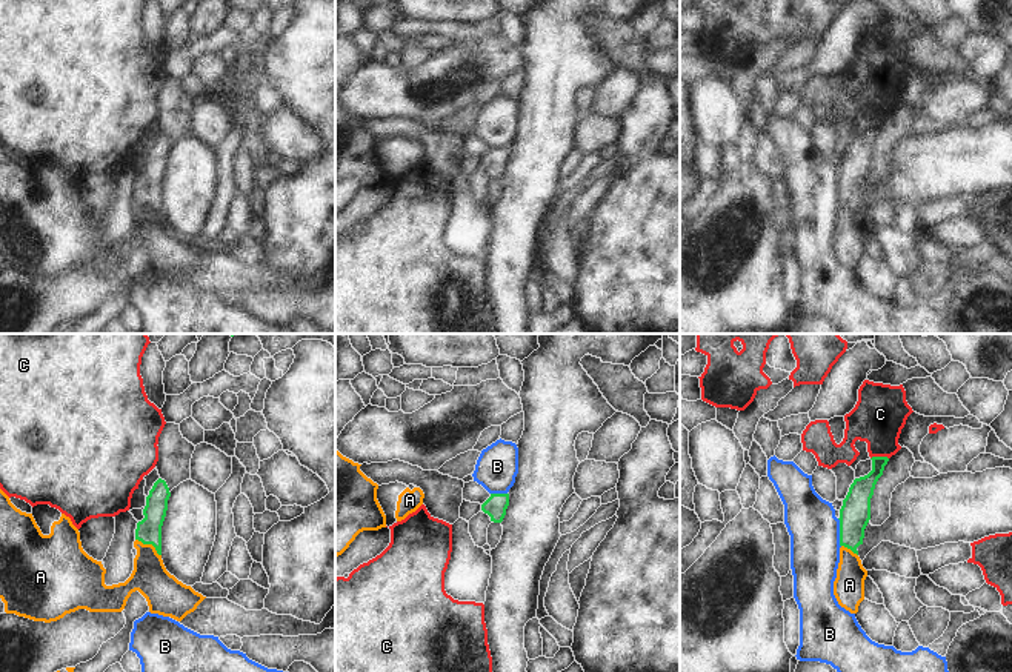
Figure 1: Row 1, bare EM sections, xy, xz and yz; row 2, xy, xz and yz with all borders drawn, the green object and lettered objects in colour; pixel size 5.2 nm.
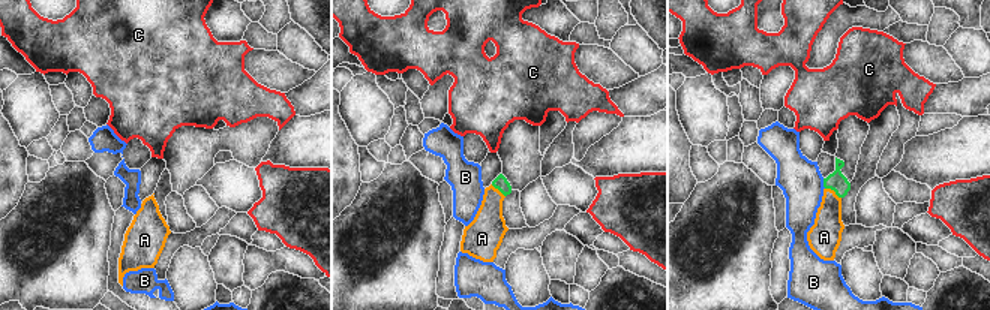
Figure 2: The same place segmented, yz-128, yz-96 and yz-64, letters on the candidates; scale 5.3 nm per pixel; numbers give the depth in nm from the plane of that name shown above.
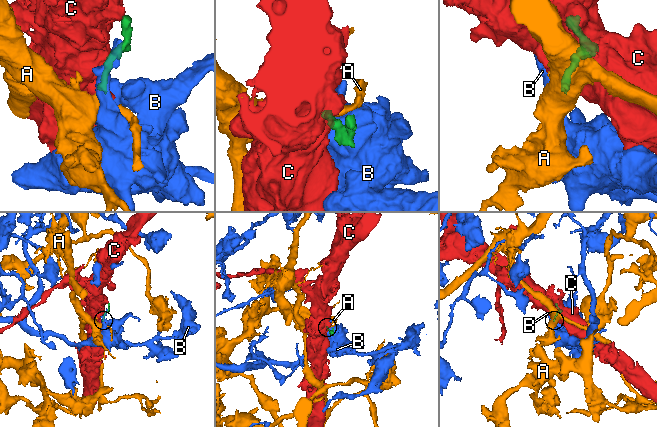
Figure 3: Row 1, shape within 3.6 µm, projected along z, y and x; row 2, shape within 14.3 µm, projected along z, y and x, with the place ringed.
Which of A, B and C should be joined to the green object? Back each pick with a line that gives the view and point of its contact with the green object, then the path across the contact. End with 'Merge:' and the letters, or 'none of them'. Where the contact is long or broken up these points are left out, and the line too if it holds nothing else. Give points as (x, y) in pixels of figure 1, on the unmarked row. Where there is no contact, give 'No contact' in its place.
A: Touches green at xy (149, 199). Path across: xy (148, 186), (149, 199), (149, 232)
Merge: A

